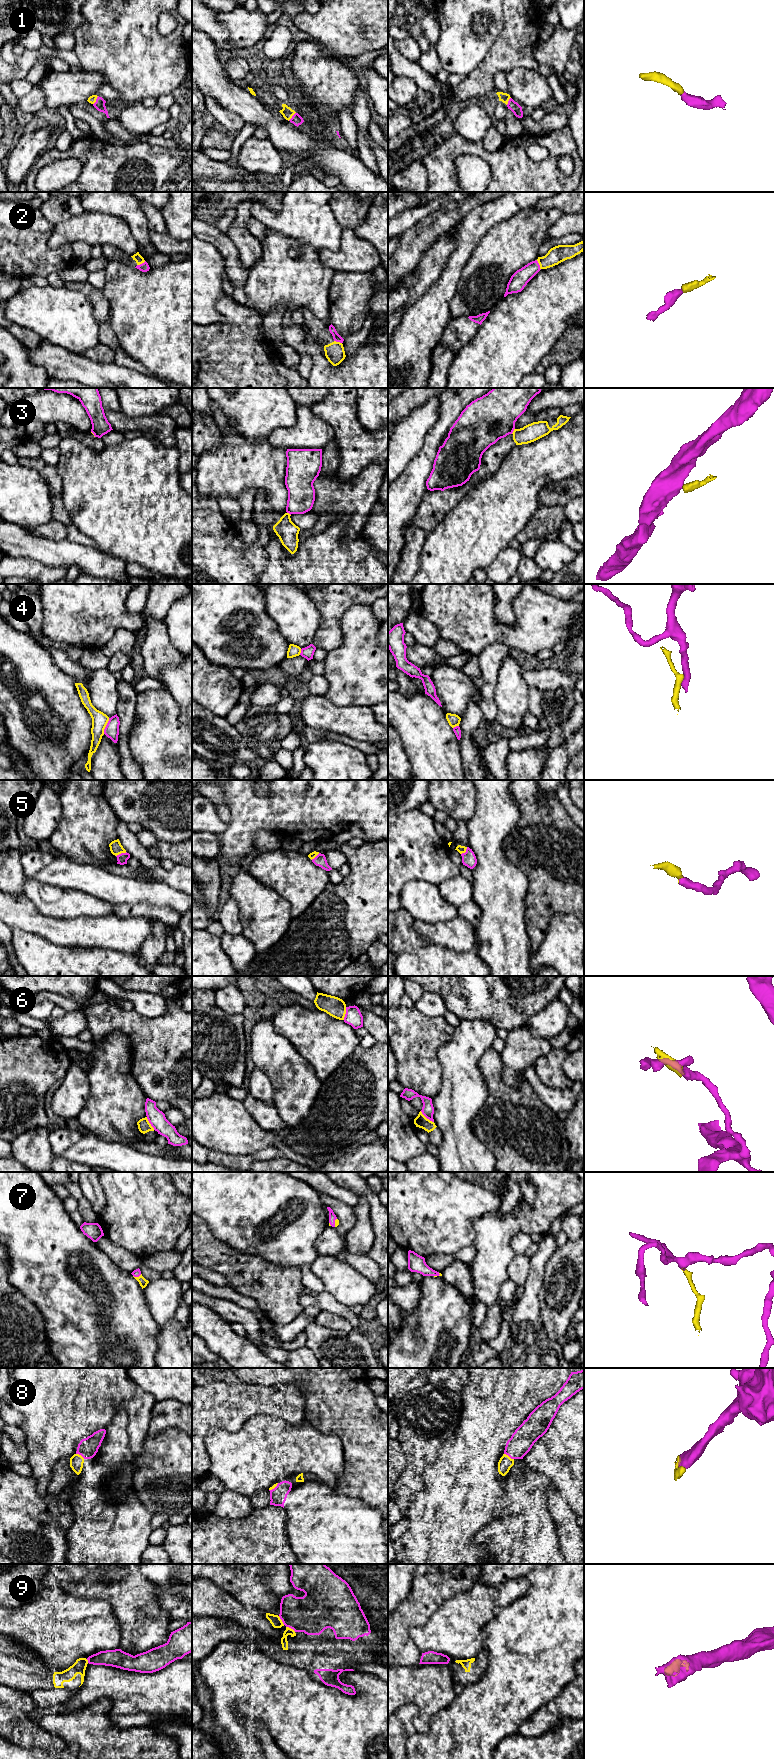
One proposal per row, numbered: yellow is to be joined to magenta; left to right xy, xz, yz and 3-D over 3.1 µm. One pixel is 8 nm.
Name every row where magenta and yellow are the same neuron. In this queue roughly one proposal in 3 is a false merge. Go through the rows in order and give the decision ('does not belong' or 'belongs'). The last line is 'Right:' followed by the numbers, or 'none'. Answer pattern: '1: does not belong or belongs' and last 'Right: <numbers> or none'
1: belongs
2: belongs
3: does not belong
4: does not belong
5: belongs
6: does not belong
7: belongs
8: belongs
9: belongs
Right: 1, 2, 5, 7, 8, 9

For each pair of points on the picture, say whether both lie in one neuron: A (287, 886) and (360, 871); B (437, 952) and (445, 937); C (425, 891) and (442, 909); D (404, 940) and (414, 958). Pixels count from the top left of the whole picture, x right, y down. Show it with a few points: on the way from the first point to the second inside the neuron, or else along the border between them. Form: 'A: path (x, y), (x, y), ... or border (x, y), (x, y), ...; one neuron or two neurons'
A: border (329, 882), (314, 900); two neurons
B: border (427, 942), (463, 952); two neurons
C: path (428, 895), (438, 905); one neuron
D: border (426, 942), (423, 945), (403, 950), (398, 954); two neurons

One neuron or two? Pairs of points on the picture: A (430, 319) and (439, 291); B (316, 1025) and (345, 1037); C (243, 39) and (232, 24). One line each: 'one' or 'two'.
A: one
B: one
C: one

